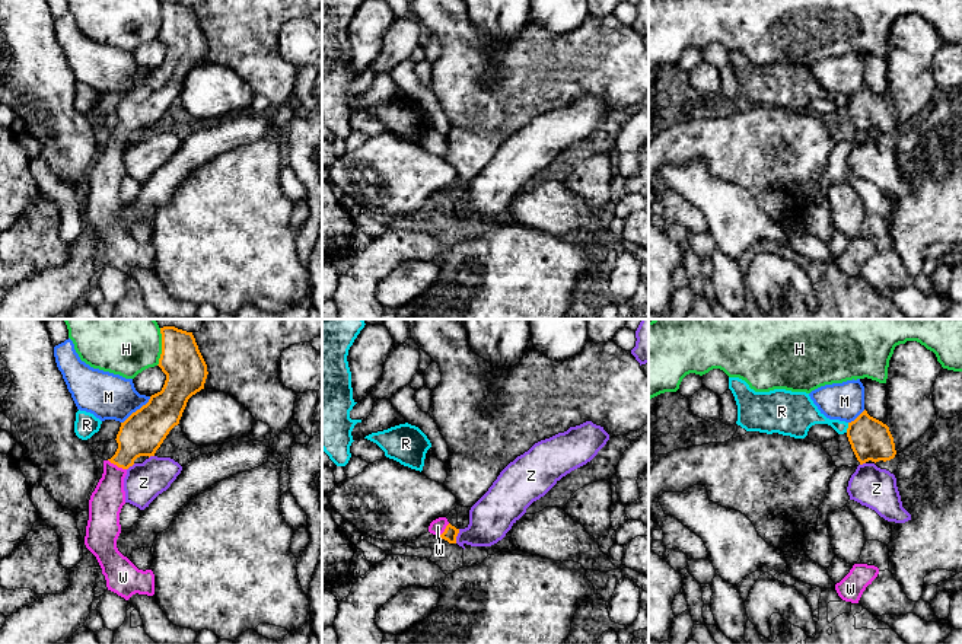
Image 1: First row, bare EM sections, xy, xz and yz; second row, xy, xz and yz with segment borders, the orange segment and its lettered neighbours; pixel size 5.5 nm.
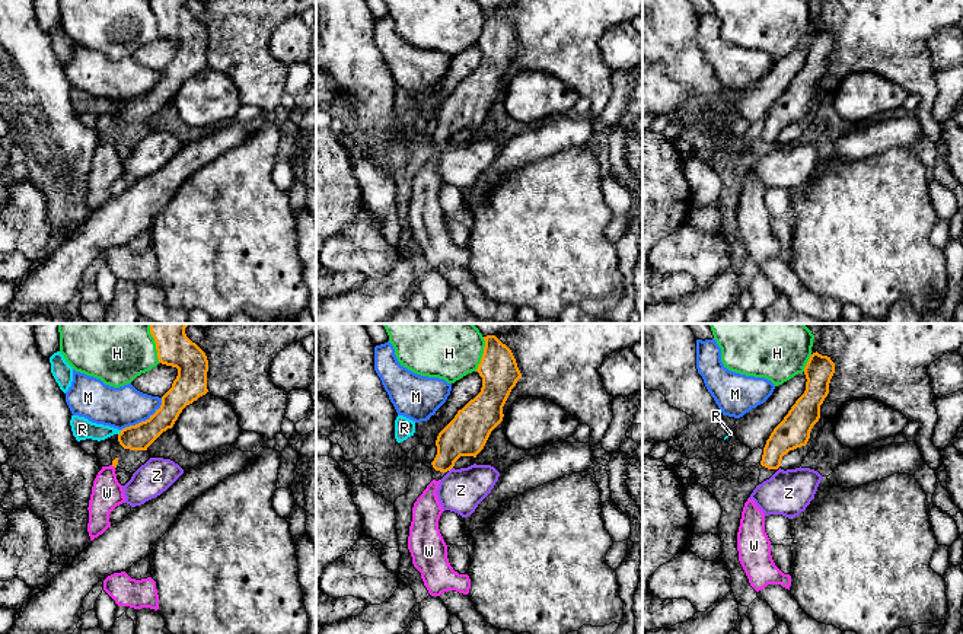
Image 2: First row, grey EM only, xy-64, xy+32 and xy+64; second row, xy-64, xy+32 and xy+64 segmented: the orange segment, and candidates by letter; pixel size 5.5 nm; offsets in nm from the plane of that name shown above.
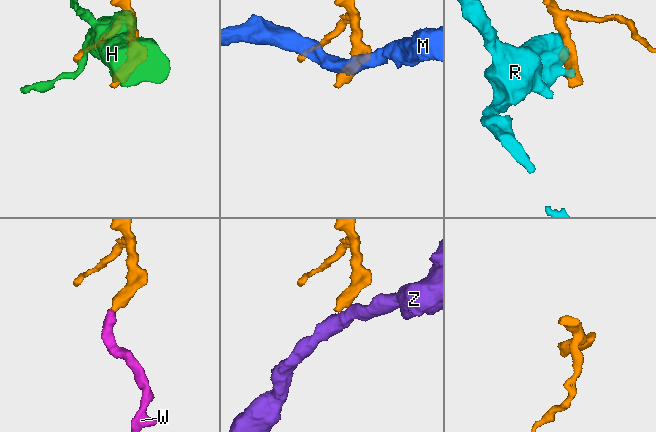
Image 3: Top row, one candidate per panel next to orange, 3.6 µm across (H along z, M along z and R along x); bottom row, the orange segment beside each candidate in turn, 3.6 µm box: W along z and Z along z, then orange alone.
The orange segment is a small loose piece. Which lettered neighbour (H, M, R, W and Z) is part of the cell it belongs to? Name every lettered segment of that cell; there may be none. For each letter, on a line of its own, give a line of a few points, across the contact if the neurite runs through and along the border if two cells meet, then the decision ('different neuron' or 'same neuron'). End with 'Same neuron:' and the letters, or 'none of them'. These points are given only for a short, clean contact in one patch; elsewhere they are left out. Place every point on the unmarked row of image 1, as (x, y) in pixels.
H: different neuron
M: different neuron
R: line yz (849, 96), (846, 105); different neuron
W: line xy (143, 105), (117, 139), (107, 174); same neuron
Z: line xz (459, 203), (455, 216); different neuron
Same neuron: W

